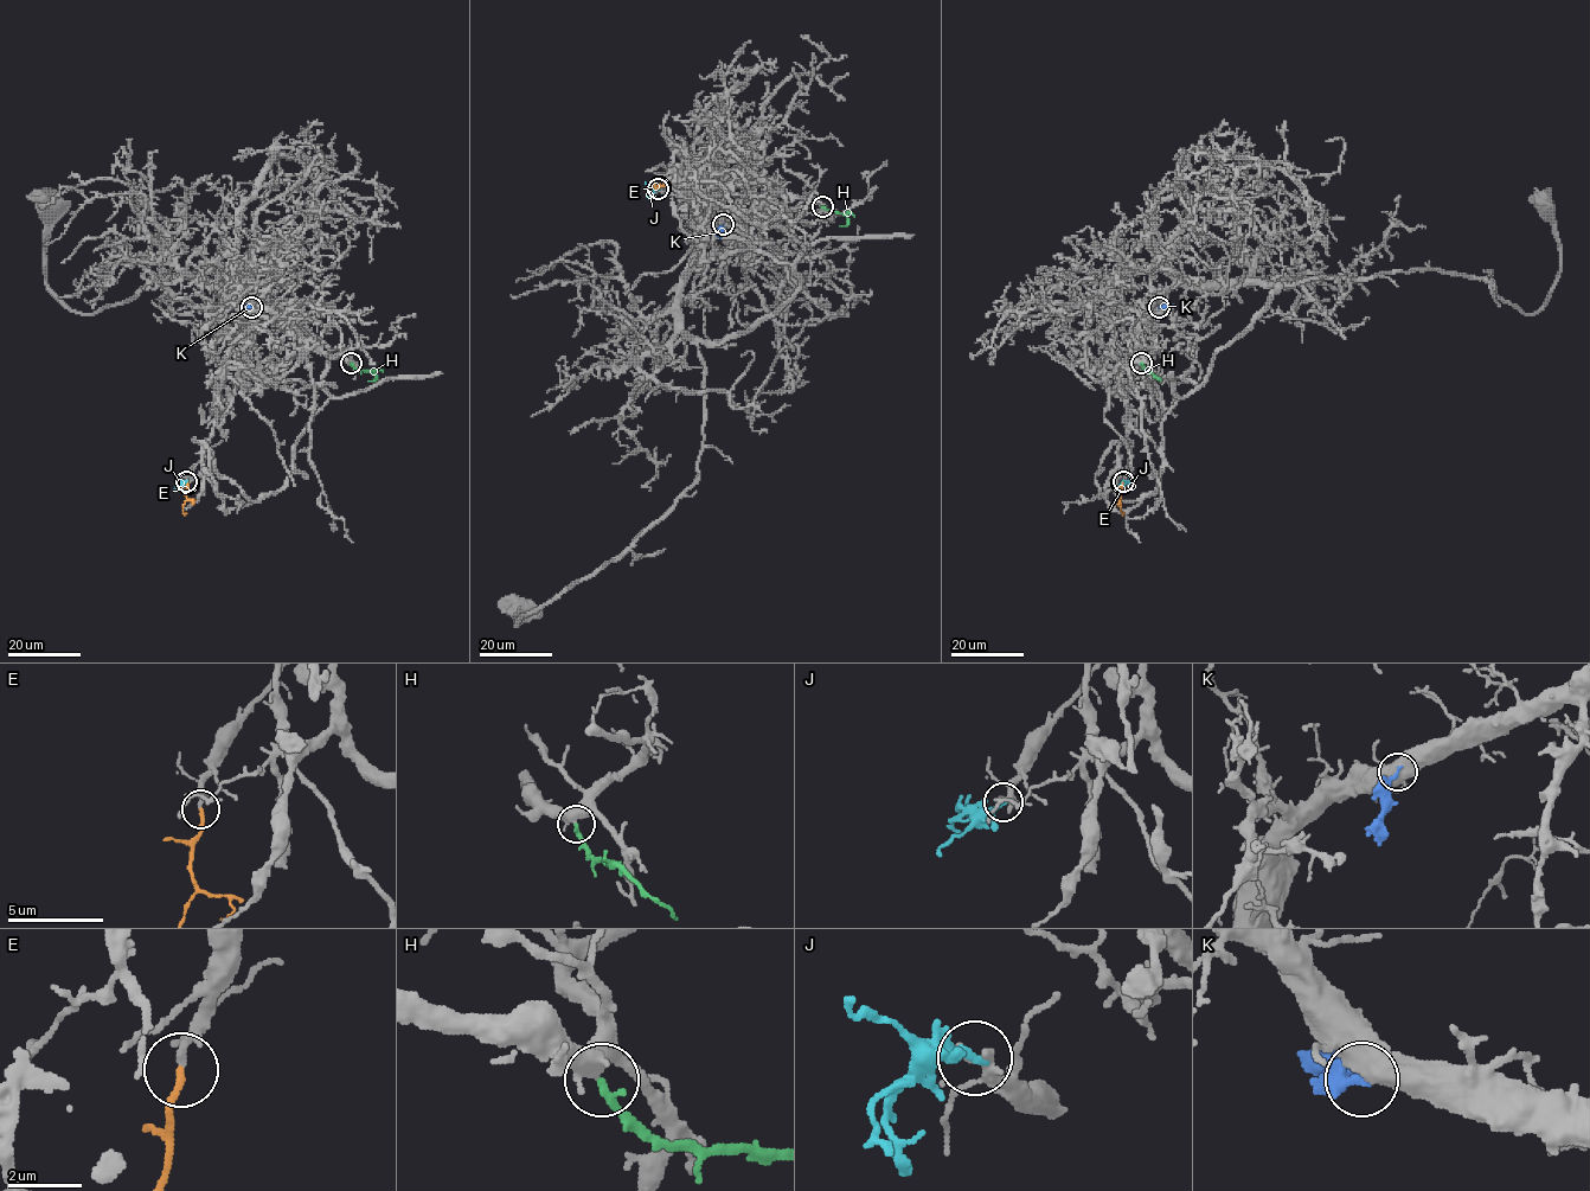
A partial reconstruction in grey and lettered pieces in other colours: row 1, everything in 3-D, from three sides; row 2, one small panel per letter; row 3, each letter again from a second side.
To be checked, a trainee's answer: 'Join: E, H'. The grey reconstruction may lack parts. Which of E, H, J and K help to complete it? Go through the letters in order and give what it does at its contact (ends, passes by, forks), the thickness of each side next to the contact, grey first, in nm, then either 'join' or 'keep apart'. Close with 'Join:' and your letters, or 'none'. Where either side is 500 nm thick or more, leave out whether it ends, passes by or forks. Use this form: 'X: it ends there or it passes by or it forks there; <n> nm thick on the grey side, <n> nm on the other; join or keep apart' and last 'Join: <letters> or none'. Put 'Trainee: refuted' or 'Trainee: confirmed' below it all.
E: it ends there; 170 nm thick on the grey side, 190 nm on the other; join
H: 500 nm thick on the grey side, 240 nm on the other; join
J: it ends there; 280 nm thick on the grey side, 280 nm on the other; keep apart
K: 550 nm thick on the grey side, 300 nm on the other; keep apart
Join: E, H
Trainee: confirmed

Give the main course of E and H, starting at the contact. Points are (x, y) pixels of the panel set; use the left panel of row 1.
E: (187, 482), (184, 513)
H: (351, 363), (357, 369), (374, 373), (376, 378), (367, 381)

